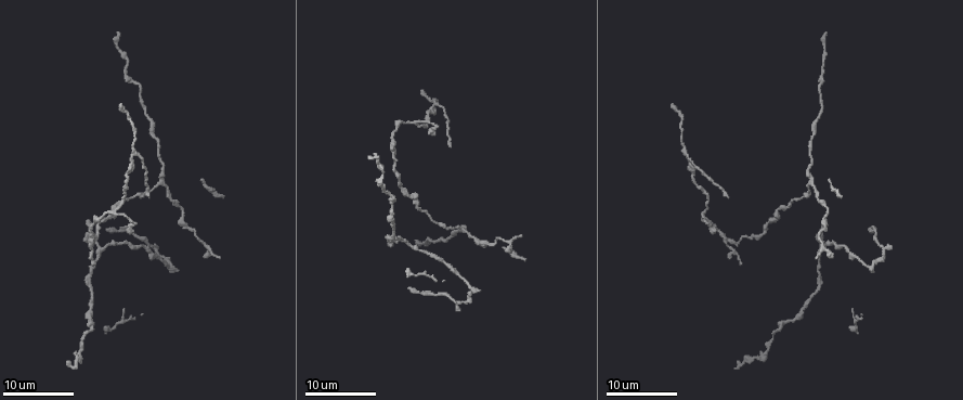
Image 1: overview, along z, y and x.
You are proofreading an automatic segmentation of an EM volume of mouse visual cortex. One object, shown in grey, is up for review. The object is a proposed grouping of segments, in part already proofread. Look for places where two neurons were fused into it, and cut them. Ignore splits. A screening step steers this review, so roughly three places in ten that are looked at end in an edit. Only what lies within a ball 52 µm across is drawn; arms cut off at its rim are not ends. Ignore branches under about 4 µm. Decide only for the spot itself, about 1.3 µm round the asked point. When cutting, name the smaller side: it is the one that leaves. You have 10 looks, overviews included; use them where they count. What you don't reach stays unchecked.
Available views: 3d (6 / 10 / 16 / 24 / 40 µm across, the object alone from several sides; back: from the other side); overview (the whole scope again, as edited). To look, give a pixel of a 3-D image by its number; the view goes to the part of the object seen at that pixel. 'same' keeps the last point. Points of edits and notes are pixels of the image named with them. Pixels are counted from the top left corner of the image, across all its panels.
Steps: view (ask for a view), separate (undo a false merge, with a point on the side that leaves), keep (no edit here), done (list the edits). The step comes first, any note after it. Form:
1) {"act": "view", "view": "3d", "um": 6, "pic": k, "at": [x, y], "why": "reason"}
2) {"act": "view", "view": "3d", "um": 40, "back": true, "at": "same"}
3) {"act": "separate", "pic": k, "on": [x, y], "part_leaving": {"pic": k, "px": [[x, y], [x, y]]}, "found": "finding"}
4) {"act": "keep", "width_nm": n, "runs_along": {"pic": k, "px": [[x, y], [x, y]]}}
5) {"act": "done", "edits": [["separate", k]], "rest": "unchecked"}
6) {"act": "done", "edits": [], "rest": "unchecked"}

{"act": "view", "view": "3d", "um": 24, "pic": 1, "at": [98, 249], "why": "branch point"}

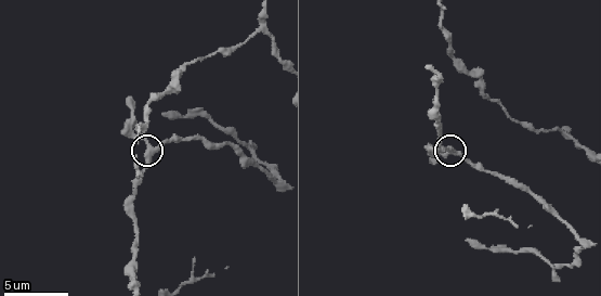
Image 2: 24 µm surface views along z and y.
{"act": "view", "view": "3d", "um": 10, "pic": 2, "at": [150, 149]}

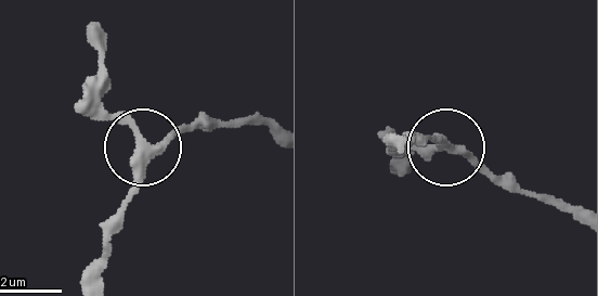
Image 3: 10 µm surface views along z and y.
{"act": "view", "view": "3d", "um": 6, "pic": 3, "at": [141, 146]}

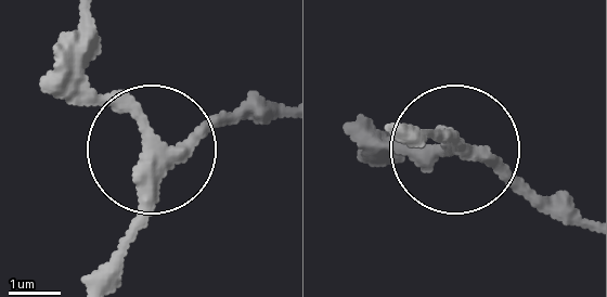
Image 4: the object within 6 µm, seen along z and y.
{"act": "keep", "arms": 3, "found": "all the same neuron"}

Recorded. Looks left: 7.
{"act": "view", "view": "3d", "um": 24, "pic": 1, "at": [181, 222]}

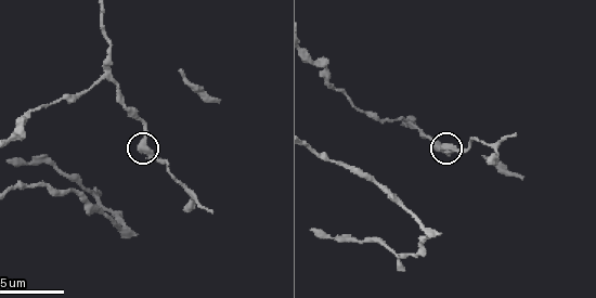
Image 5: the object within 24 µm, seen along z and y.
{"act": "view", "view": "3d", "um": 6, "pic": 5, "at": [147, 152], "why": "zoom in"}

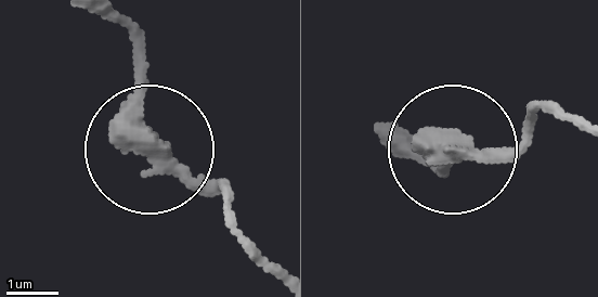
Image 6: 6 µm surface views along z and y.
{"act": "separate", "pic": 6, "on": [226, 206], "part_leaving": {"pic": 6, "px": [[182, 164], [282, 281]]}, "found": "two neurons meet here"}

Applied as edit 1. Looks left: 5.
{"act": "view", "view": "3d", "um": 10, "pic": 5, "at": [81, 193]}

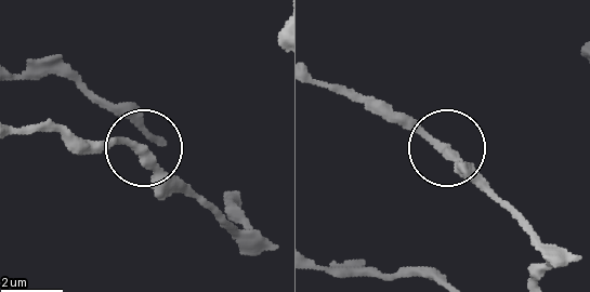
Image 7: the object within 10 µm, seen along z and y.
{"act": "keep", "found": "all the same neuron"}

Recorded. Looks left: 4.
{"act": "view", "view": "3d", "um": 10, "pic": 5, "at": [404, 120]}

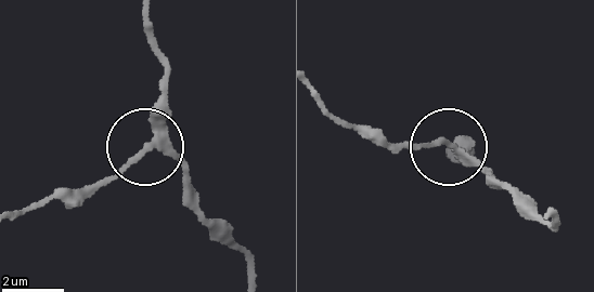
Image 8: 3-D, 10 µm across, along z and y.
{"act": "keep", "arms": 3, "runs_along": {"pic": 8, "px": [[451, 147], [386, 147]]}, "found": "all the same neuron"}

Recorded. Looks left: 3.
{"act": "done", "edits": [["separate", 6]], "rest": "unchecked"}

